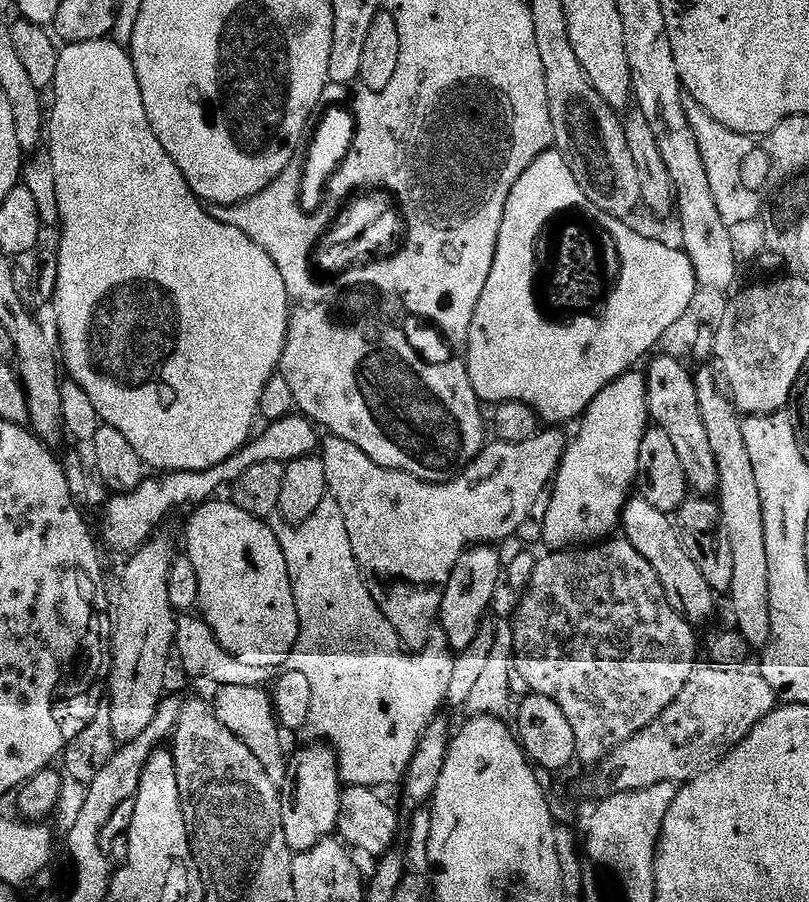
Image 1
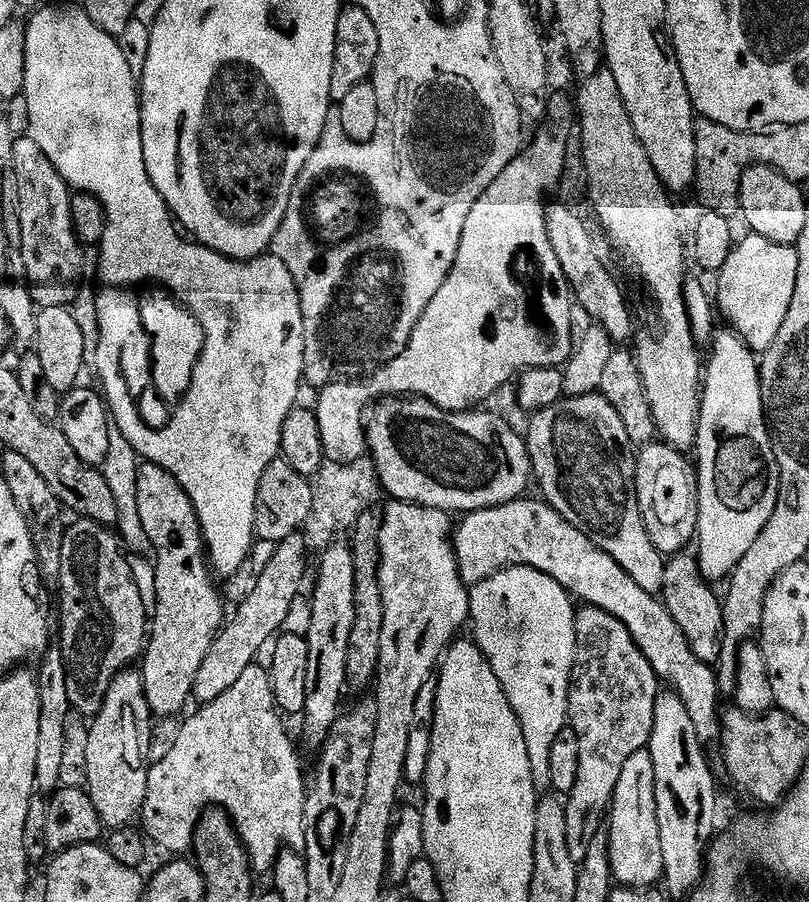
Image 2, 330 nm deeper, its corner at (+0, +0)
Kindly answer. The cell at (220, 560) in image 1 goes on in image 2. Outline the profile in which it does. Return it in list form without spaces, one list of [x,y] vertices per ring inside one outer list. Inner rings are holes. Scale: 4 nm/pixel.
[[[141,463],[138,474],[138,511],[142,517],[142,526],[146,526],[146,534],[150,534],[154,561],[156,560],[156,608],[154,604],[150,635],[142,653],[144,689],[153,717],[176,716],[187,706],[188,700],[190,704],[193,699],[192,687],[198,674],[198,666],[202,666],[202,658],[206,658],[214,638],[226,623],[224,600],[216,589],[217,581],[208,562],[194,502],[190,502],[186,490],[182,490],[180,483],[169,472],[162,470],[162,466]]]

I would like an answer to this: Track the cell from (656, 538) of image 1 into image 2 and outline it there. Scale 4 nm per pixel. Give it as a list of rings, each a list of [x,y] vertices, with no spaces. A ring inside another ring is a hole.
[[[599,394],[590,396],[573,396],[565,398],[560,403],[546,410],[535,413],[531,417],[526,431],[528,453],[532,459],[532,474],[535,483],[540,483],[543,499],[566,522],[575,524],[590,537],[595,544],[642,590],[653,594],[663,593],[666,575],[666,560],[659,550],[650,542],[650,534],[646,534],[646,526],[640,513],[640,497],[636,495],[636,452],[630,434],[626,434],[626,426],[622,426],[622,418],[618,418],[618,410],[606,402]]]

